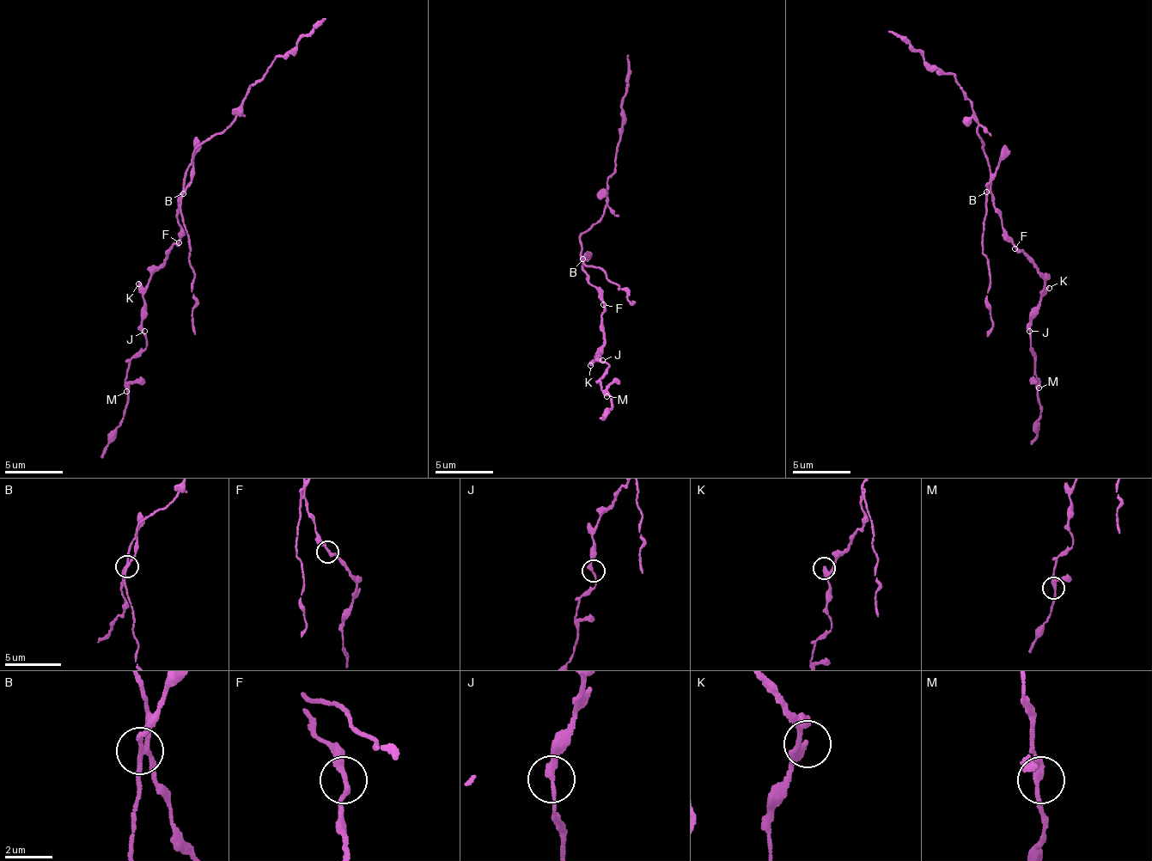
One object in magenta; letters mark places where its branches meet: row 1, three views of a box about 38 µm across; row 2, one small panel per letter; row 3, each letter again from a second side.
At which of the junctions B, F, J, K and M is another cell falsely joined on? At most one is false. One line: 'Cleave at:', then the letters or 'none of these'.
Cleave at: B

